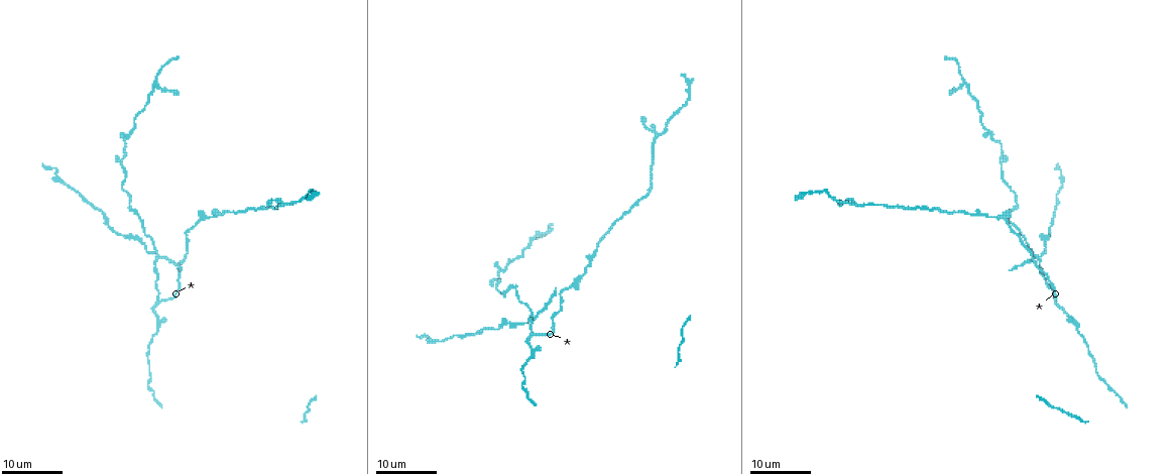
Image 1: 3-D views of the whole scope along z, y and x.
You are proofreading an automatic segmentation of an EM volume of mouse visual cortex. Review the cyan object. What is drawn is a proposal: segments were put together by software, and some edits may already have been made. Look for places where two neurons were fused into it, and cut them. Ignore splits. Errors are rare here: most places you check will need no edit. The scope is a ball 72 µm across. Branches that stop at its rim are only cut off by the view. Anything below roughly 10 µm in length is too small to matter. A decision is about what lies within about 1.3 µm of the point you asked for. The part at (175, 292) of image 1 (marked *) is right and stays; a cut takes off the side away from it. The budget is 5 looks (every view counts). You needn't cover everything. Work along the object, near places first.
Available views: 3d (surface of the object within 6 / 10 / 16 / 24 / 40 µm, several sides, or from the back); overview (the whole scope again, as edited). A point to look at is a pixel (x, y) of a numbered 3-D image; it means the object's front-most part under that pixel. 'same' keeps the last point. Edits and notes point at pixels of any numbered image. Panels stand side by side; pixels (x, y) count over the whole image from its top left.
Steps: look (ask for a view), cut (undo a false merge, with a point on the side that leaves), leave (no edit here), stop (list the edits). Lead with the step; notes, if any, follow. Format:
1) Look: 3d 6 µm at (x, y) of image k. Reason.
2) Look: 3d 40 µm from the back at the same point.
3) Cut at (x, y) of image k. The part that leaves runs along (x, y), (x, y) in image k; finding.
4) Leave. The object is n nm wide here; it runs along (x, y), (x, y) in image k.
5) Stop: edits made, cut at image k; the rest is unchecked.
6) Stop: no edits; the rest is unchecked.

Look: 3d 24 µm at (534, 332) of image 1. Branch point.

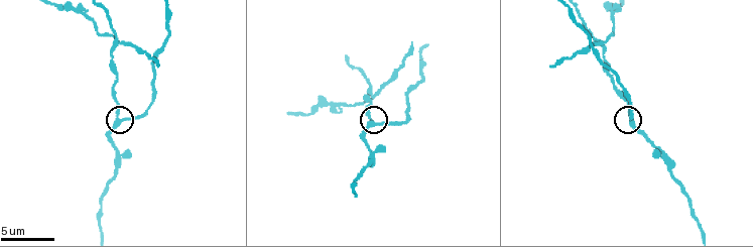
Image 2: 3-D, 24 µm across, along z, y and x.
Look: 3d 10 µm at (116, 120) of image 2. Closer look.

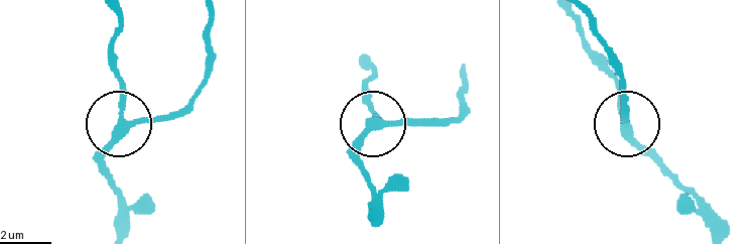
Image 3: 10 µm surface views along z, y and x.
Leave. 3 arms meet here; it runs along (195, 94), (181, 109), (118, 122), (123, 85), (116, 54) in image 3; all the same neuron.

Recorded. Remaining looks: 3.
Look: 3d 10 µm at (372, 95) of image 2. Four-way junction.

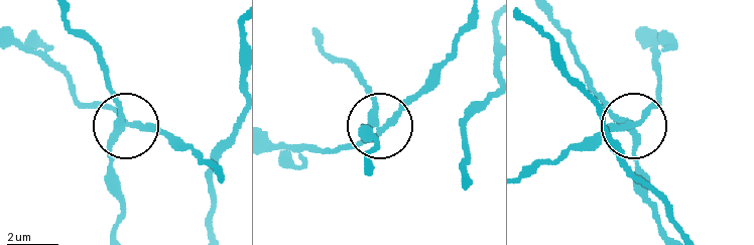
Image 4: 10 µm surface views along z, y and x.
Leave. The object is 240 nm wide here; one neuron here.

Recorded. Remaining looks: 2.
Look: 3d 24 µm at (122, 162) of image 1. Three arms meet.

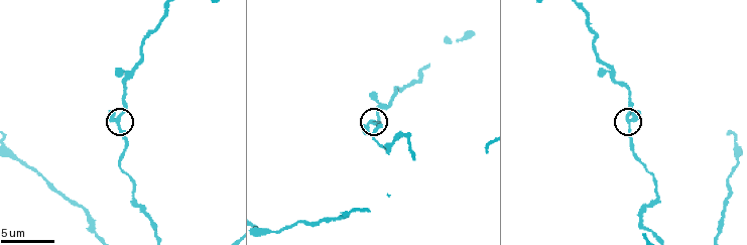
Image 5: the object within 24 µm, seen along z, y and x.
Look: 3d 10 µm at (628, 119) of image 5.

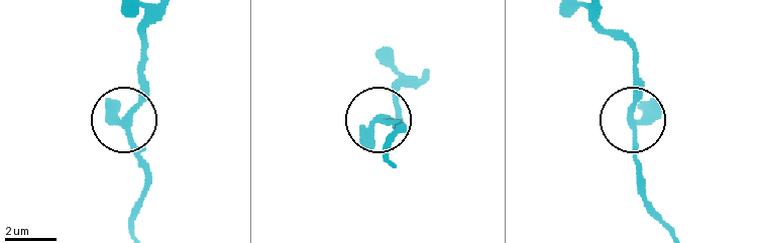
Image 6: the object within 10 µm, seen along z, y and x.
Leave. It runs along (666, 227), (643, 188), (630, 116), (636, 46) in image 6; continuous, no second neuron.

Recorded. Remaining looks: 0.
Stop: no edits; the rest is unchecked.

